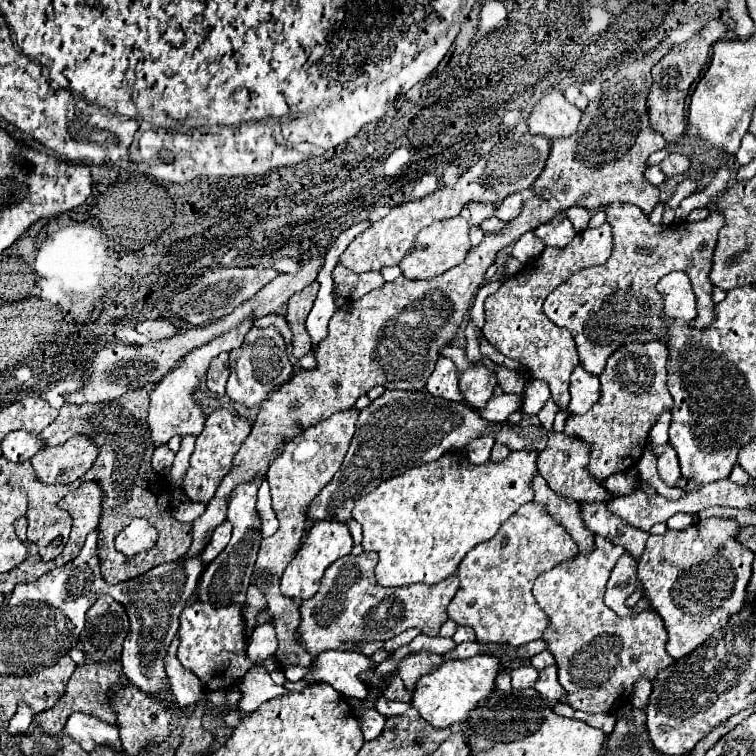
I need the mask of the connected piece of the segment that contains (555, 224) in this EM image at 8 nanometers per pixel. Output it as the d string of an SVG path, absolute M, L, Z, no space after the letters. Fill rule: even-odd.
M562 213L557 215L555 219L541 224L534 232L546 247L563 248L575 237L572 223Z

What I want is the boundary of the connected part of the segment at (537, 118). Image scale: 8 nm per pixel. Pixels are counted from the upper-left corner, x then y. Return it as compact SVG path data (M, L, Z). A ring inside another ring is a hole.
M551 91L535 105L527 119L527 127L531 135L541 135L555 141L559 137L573 135L581 115L583 113L573 103L569 103L561 91Z

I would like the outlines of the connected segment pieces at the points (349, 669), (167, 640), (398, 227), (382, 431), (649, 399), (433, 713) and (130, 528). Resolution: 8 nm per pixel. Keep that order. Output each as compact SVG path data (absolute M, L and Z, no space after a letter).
M323 651L317 661L313 661L309 673L303 681L291 683L287 681L285 687L289 691L301 691L313 681L325 681L335 691L345 697L356 697L363 701L368 695L368 687L360 686L358 675L371 669L373 661L369 655L355 653L355 651Z
M201 557L179 559L179 561L171 561L171 563L163 563L159 567L153 567L145 575L139 575L131 581L117 583L111 587L111 593L107 593L115 601L125 605L127 615L131 619L129 633L137 633L143 629L147 629L147 633L151 633L151 637L129 637L127 635L127 639L123 643L123 653L121 653L121 665L123 665L123 673L125 673L127 681L133 683L135 687L139 687L143 693L147 693L155 699L159 697L165 703L173 703L173 699L175 699L169 677L165 673L165 655L167 655L171 641L175 639L175 635L179 631L179 615L187 607L187 599L191 599L191 595L195 595L201 573L203 573Z
M471 163L471 167L467 167L467 171L453 185L443 185L443 187L435 189L433 193L427 193L423 197L415 197L413 201L405 201L403 205L391 207L391 211L383 219L371 223L361 235L357 235L351 241L351 245L339 257L339 263L353 273L381 271L383 267L397 265L405 255L411 253L419 231L423 227L427 227L429 223L451 219L451 217L459 215L461 209L471 201L491 203L493 187L477 187L477 171L479 171L479 165Z
M534 379L526 385L522 404L523 419L517 425L509 423L487 423L479 411L467 407L465 403L447 401L435 397L427 391L385 391L379 399L371 401L357 419L355 441L349 449L349 465L343 465L329 485L313 499L309 505L309 519L319 521L351 521L355 503L375 489L385 479L403 475L413 467L431 463L449 451L463 449L469 441L491 433L497 443L507 445L511 451L543 451L547 447L547 431L543 429L537 413L548 398L550 389L543 380Z
M651 341L651 343L631 343L621 349L617 349L609 359L607 367L601 373L601 399L583 415L569 415L565 423L565 433L575 435L583 441L589 443L591 447L591 461L589 461L589 471L595 479L603 481L611 473L631 469L637 465L641 459L645 445L647 445L647 435L655 421L659 419L661 413L673 409L673 399L667 389L667 345L661 341Z
M477 655L463 661L449 661L443 663L439 669L435 669L429 675L423 675L419 683L415 685L413 693L413 705L421 713L425 721L429 721L433 727L453 727L461 725L469 719L471 711L479 707L481 701L489 699L495 689L495 677L499 671L499 659L491 655Z
M136 518L117 535L115 547L127 557L131 557L153 547L157 537L154 527L146 519Z

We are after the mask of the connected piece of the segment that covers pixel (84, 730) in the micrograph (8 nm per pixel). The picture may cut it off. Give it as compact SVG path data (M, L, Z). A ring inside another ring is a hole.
M73 713L65 725L65 731L85 751L91 751L95 745L111 745L121 749L117 725L103 723L101 719L95 719L87 713Z

